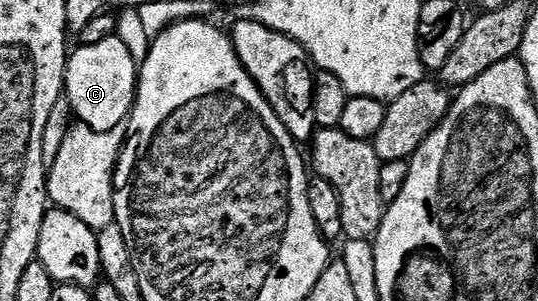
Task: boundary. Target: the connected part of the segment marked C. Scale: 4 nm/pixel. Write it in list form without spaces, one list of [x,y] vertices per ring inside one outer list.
[[[119,37],[99,40],[99,44],[78,45],[65,63],[65,92],[69,109],[78,123],[99,133],[116,131],[133,113],[133,100],[137,96],[139,63],[131,56]]]

